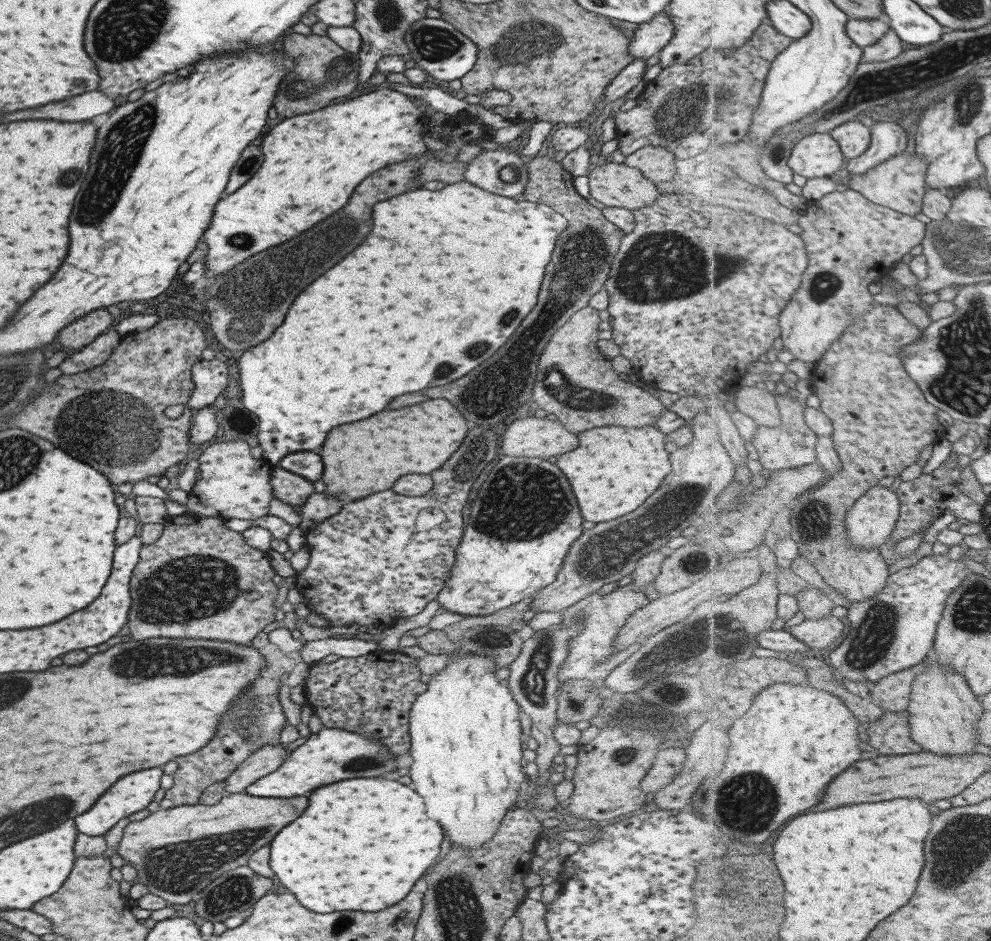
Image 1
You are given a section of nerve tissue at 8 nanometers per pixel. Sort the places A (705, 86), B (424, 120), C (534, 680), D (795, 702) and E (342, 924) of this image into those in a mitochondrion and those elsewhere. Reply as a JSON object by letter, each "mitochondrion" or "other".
{"A":"mitochondrion","B":"other","C":"mitochondrion","D":"other","E":"other"}

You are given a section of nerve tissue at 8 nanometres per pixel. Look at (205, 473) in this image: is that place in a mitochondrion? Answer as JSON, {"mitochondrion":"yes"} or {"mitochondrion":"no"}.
{"mitochondrion":"no"}

